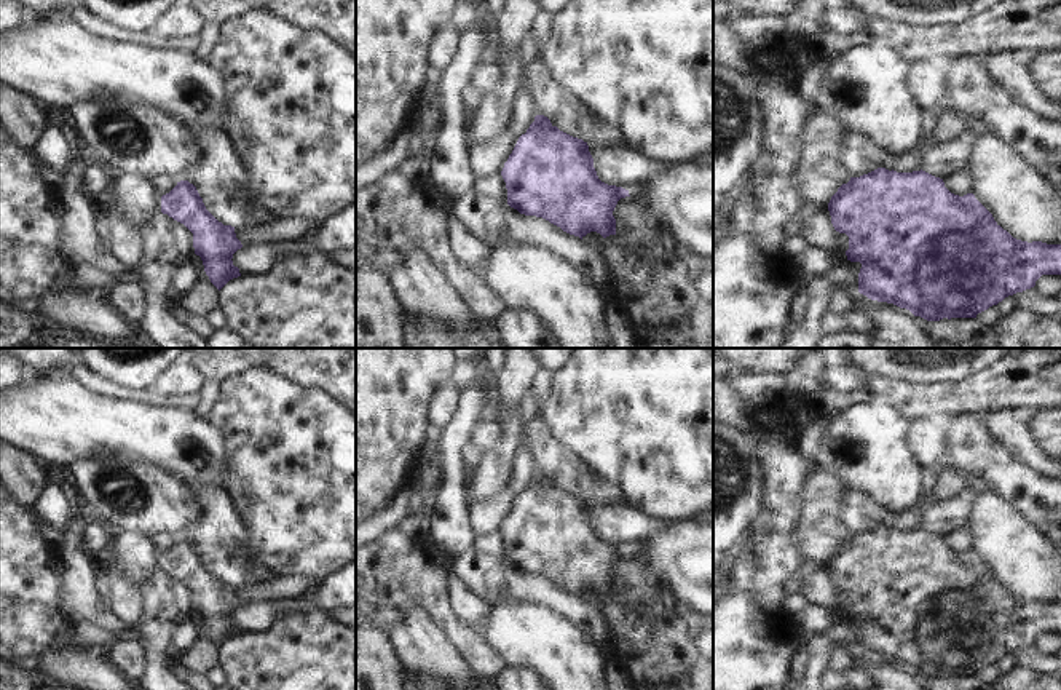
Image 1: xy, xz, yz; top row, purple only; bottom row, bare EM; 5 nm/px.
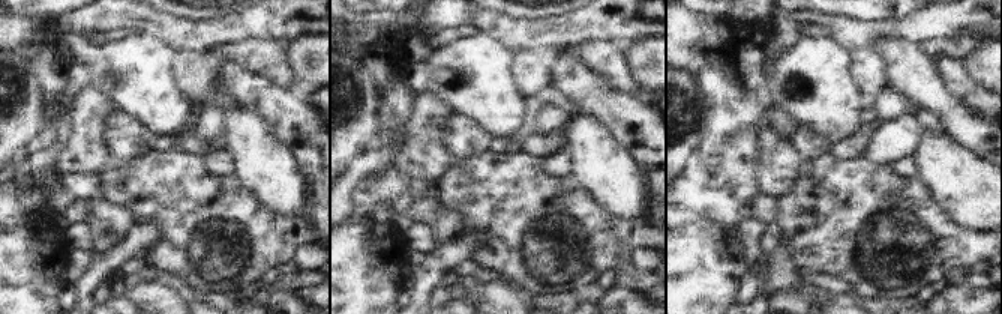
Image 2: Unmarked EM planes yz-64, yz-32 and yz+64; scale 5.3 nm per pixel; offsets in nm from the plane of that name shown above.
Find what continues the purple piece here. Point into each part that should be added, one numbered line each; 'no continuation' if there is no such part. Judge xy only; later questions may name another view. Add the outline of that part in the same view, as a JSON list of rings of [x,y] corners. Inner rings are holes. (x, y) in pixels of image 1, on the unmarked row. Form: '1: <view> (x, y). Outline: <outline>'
no continuation.

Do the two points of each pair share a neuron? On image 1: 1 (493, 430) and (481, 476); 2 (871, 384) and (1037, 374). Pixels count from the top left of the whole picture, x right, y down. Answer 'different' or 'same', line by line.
1: different
2: same

